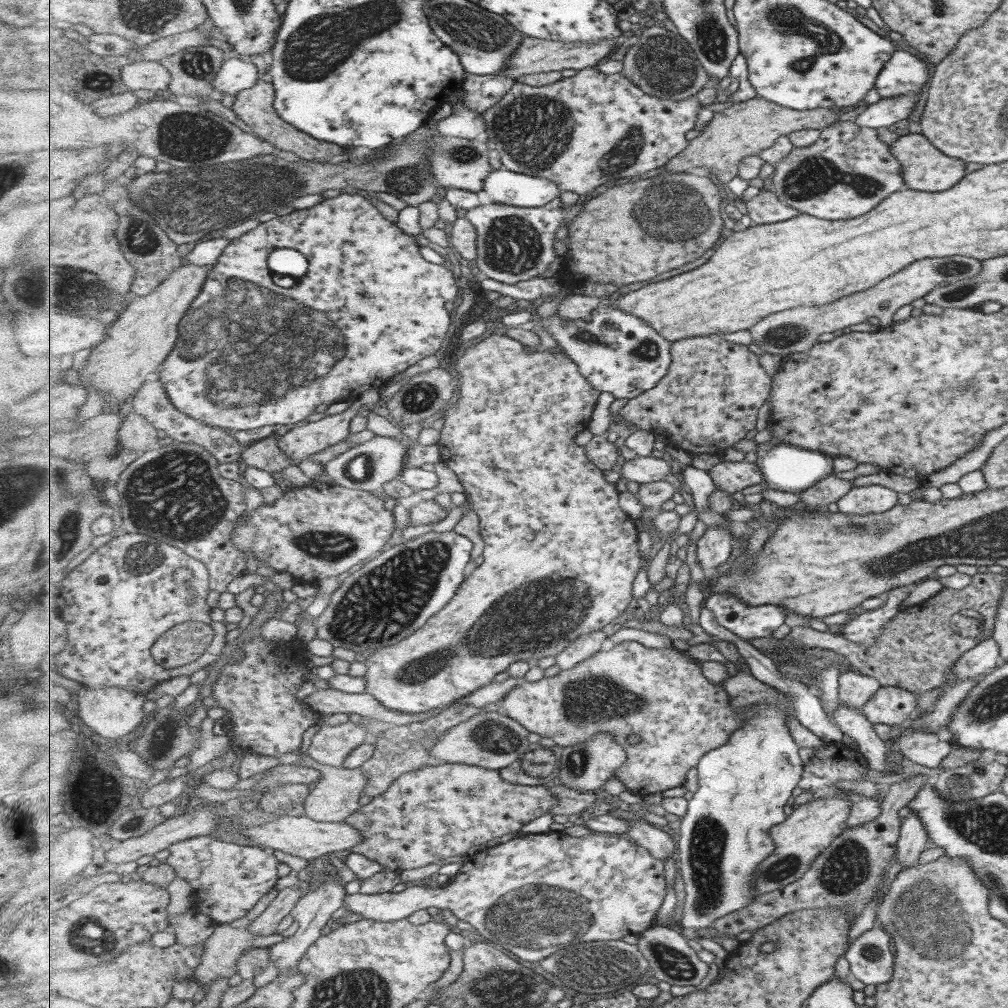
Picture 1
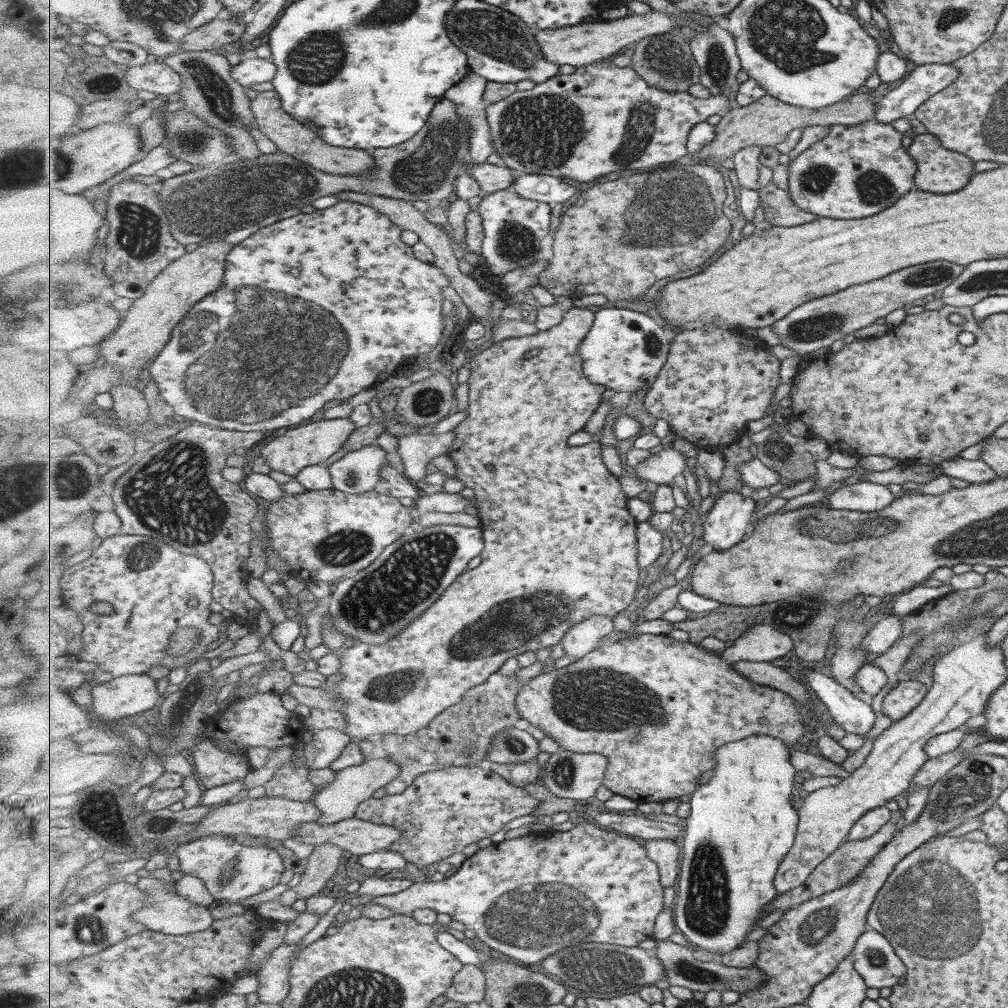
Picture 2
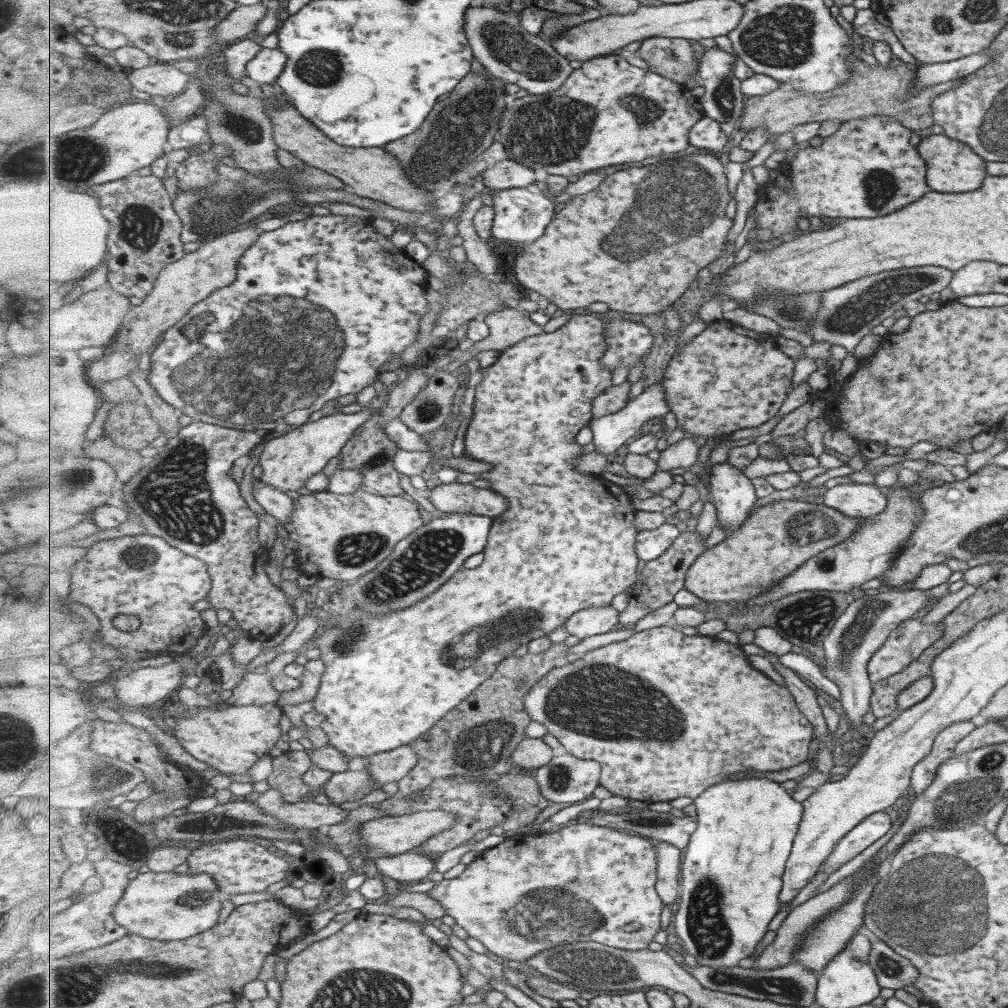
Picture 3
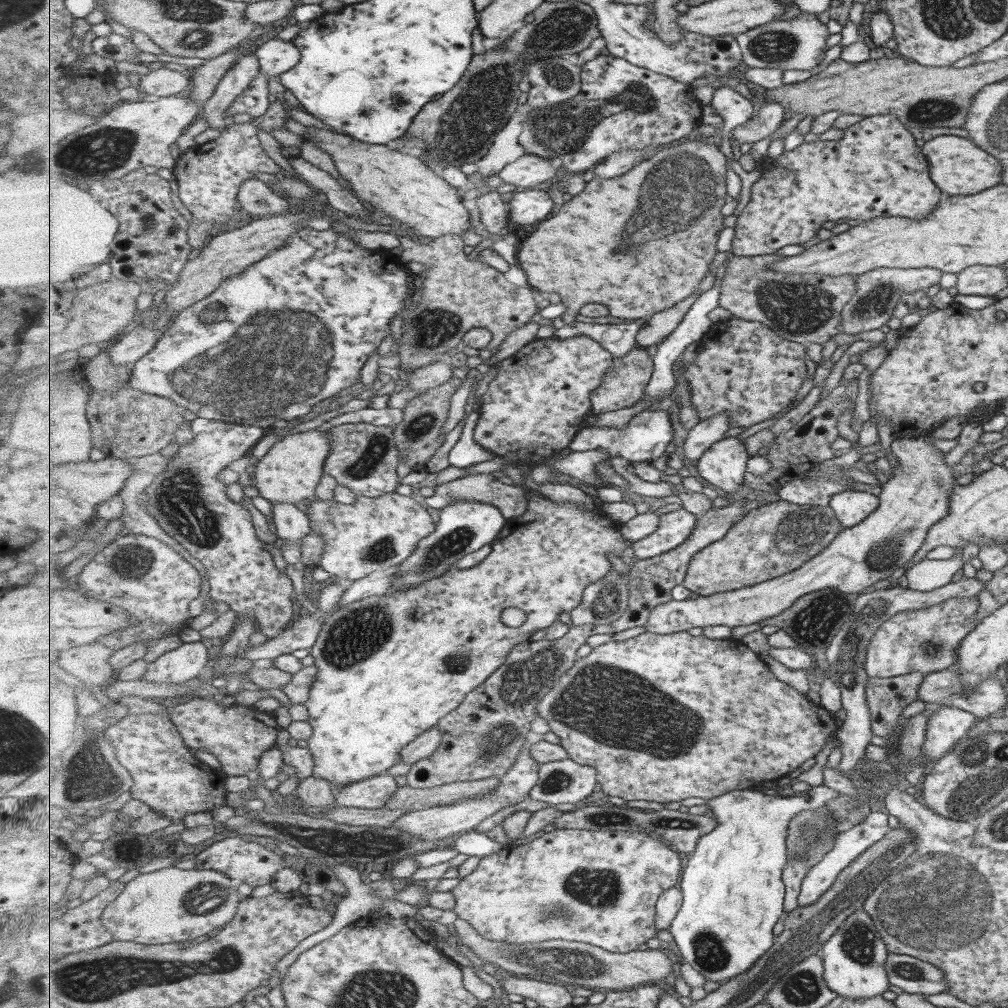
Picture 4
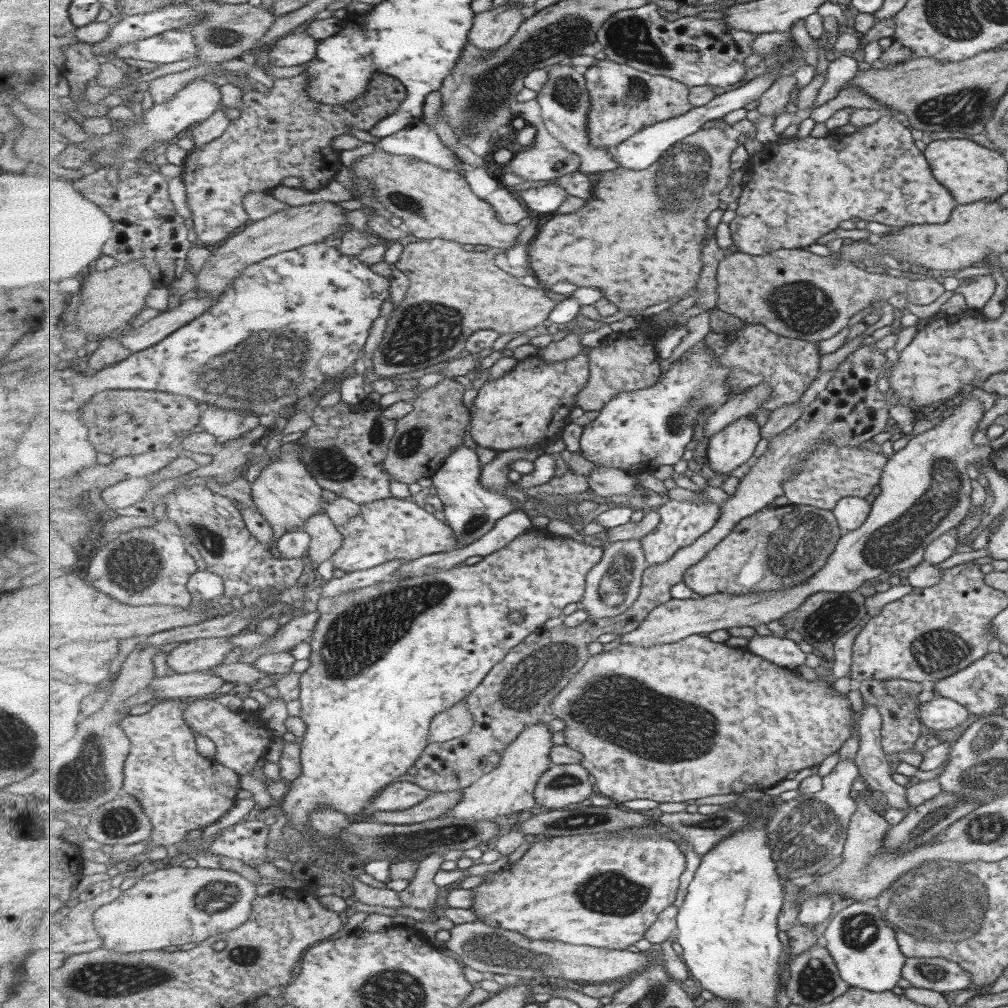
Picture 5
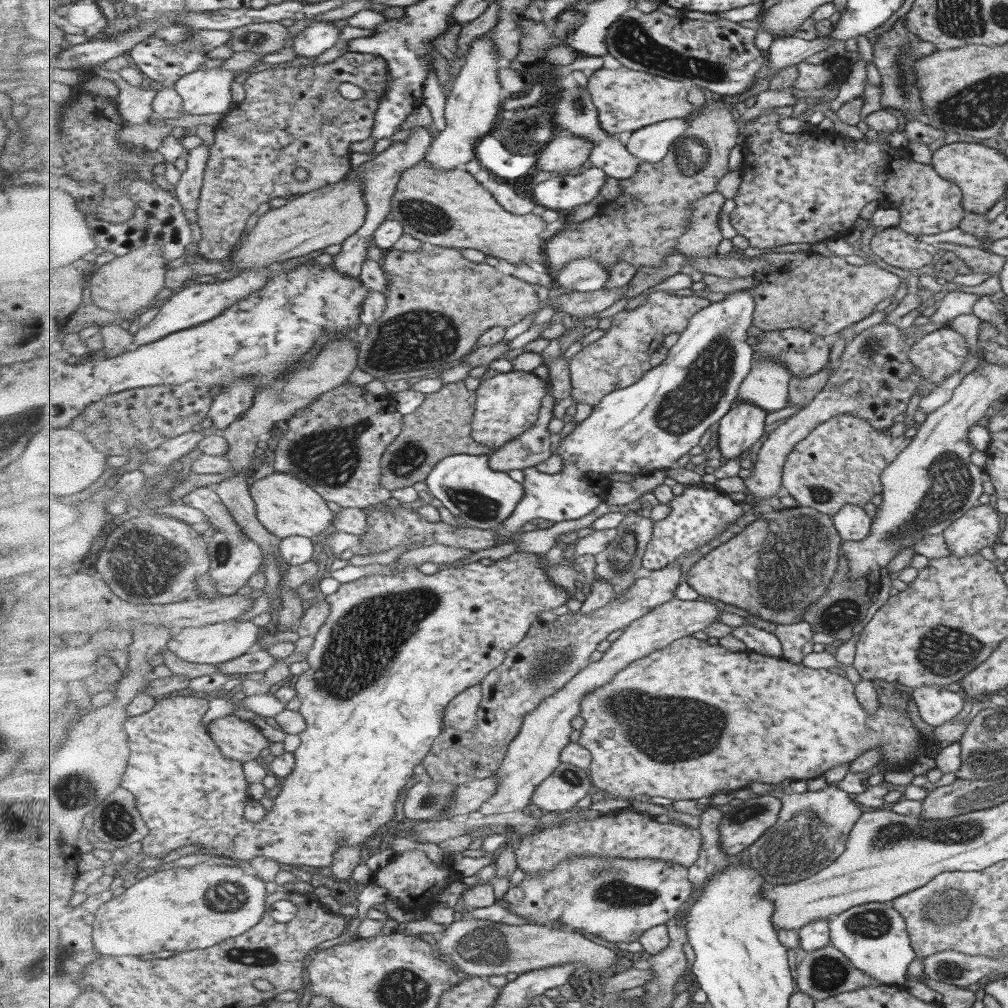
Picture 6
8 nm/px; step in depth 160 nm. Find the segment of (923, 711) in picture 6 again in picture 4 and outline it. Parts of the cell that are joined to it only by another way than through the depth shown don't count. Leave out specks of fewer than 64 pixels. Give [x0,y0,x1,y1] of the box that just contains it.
[922,705,977,762]

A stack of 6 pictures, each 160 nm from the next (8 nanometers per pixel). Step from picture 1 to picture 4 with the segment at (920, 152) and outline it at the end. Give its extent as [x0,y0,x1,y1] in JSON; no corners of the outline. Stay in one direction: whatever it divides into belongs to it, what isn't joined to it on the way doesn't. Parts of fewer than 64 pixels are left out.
[920,135,1003,196]

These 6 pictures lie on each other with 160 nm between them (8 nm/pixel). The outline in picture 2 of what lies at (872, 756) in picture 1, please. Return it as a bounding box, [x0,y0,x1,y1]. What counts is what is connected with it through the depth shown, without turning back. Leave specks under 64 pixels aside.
[806,672,875,736]

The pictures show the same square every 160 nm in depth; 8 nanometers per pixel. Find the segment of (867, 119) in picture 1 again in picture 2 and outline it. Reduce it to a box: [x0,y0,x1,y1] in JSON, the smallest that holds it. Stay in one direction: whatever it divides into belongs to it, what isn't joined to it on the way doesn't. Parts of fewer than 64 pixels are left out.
[873,63,959,124]

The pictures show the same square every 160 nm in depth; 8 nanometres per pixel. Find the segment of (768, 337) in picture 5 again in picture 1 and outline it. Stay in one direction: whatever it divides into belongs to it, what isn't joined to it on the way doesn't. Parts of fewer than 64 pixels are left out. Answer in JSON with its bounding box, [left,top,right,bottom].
[618,334,772,454]

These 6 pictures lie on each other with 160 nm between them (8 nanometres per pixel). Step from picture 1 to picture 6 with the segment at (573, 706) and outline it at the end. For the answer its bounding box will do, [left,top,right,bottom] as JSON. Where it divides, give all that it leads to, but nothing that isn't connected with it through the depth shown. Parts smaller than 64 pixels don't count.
[578,635,936,801]

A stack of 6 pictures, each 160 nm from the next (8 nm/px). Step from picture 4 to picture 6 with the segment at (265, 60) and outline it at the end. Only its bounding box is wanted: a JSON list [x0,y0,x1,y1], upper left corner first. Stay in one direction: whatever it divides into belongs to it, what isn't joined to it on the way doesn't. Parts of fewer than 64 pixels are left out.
[291,20,341,58]

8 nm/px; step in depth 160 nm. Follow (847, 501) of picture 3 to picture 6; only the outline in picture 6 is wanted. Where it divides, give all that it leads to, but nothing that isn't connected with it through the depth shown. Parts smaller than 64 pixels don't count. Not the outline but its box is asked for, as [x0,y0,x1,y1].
[832,504,871,541]

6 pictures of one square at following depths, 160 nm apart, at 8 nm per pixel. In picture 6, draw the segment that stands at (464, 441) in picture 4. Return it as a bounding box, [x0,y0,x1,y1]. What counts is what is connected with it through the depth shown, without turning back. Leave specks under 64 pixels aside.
[425,454,526,531]

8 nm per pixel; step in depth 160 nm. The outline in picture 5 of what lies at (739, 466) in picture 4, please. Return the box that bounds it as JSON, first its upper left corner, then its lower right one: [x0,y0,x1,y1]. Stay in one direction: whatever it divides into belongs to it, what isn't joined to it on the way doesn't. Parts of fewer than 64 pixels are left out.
[707,418,761,474]

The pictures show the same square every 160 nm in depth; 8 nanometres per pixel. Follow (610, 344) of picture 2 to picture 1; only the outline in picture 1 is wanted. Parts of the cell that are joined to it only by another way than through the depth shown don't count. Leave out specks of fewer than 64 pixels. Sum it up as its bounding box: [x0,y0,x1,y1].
[533,305,672,399]

